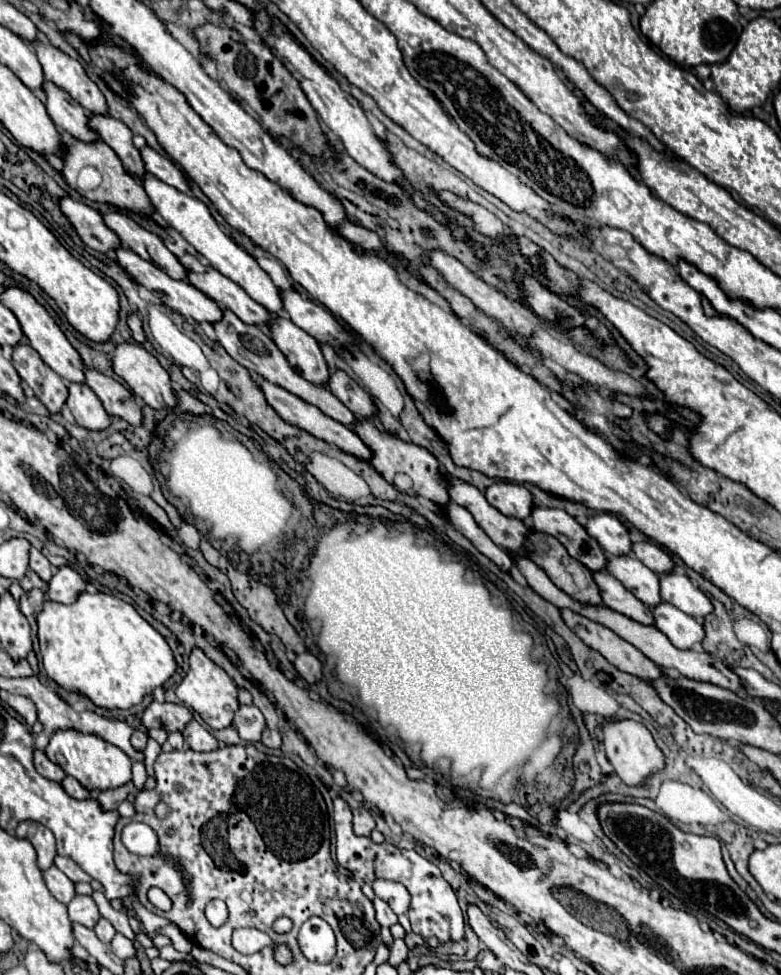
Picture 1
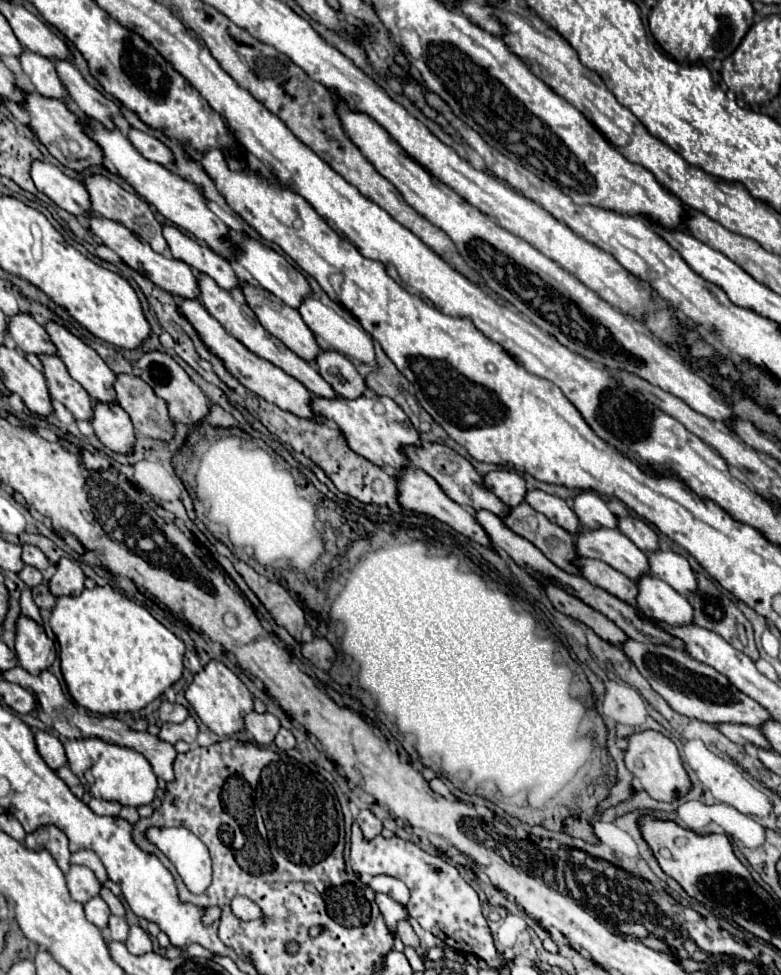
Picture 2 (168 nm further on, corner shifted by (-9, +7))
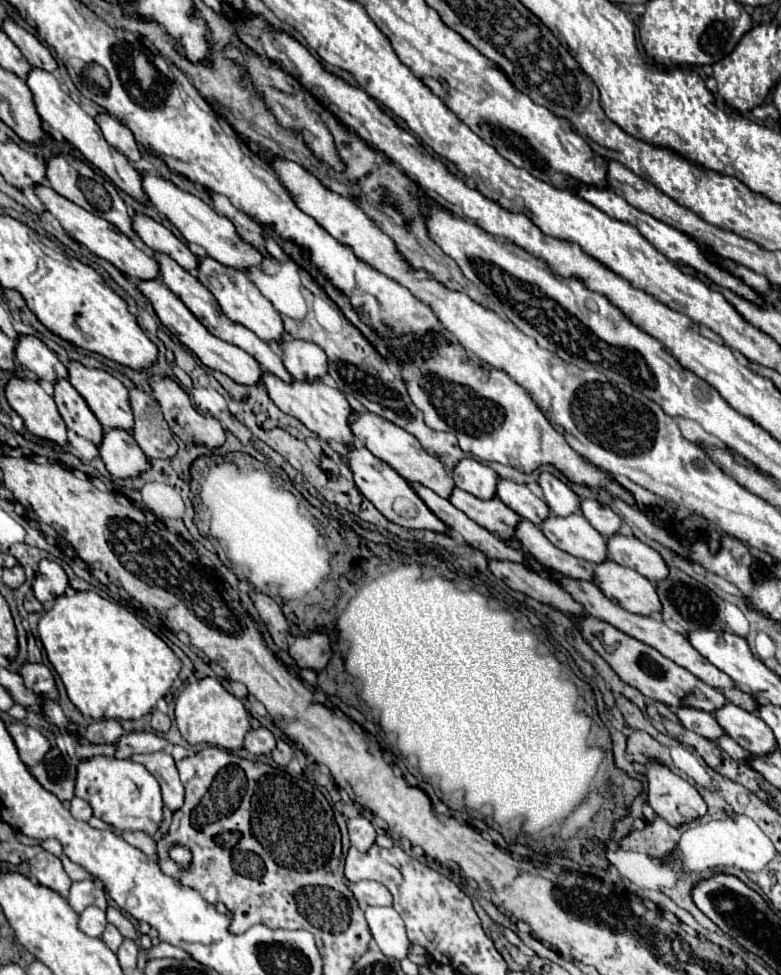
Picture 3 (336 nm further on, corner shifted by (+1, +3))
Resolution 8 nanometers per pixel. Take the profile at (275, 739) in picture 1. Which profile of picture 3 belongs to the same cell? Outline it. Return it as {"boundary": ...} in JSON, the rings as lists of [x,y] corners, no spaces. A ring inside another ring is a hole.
{"boundary":[[[278,740],[278,746],[276,750],[272,752],[272,760],[278,764],[278,766],[286,766],[290,760],[292,760],[292,748],[284,742],[284,740]]]}

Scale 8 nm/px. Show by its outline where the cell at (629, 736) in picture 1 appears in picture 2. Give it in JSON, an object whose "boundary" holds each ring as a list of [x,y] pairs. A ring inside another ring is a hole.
{"boundary":[[[644,730],[644,732],[628,736],[628,748],[624,752],[624,764],[640,780],[642,788],[654,800],[672,802],[678,794],[684,794],[690,788],[690,780],[688,780],[688,774],[682,766],[676,744],[668,736],[664,736],[656,730]]]}

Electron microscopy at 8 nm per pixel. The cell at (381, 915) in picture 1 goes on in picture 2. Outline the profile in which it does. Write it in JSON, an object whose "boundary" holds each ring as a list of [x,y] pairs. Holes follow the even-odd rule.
{"boundary":[[[400,920],[400,922],[398,922],[398,934],[400,934],[402,942],[404,942],[404,944],[414,946],[414,948],[418,950],[418,954],[422,954],[422,952],[424,952],[424,950],[422,950],[422,946],[420,946],[420,940],[418,940],[418,936],[414,934],[414,930],[412,930],[412,926],[410,926],[410,922],[408,922],[408,920]]]}

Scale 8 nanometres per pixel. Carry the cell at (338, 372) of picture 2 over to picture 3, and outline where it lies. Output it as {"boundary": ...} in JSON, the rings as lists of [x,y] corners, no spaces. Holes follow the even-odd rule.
{"boundary":[[[286,336],[286,338],[282,338],[278,342],[278,348],[282,352],[284,368],[292,374],[292,378],[296,378],[296,380],[314,380],[314,376],[318,376],[318,378],[326,376],[326,354],[316,344],[306,342],[306,340],[298,340],[298,338],[292,338],[292,336]]]}

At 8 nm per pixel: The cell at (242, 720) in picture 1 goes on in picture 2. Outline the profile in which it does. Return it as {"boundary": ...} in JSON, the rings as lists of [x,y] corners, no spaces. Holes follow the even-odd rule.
{"boundary":[[[250,712],[244,716],[244,724],[246,724],[246,732],[252,736],[252,740],[262,746],[274,742],[274,736],[280,728],[280,720],[270,712],[264,712],[264,714]]]}

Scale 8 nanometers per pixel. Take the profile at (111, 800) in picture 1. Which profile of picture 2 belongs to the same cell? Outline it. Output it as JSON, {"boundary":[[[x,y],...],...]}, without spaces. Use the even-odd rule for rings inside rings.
{"boundary":[[[92,798],[90,802],[88,802],[88,806],[96,812],[96,814],[100,814],[100,816],[116,816],[118,812],[120,812],[120,804],[118,802],[114,802],[114,800],[100,800],[100,798]]]}

